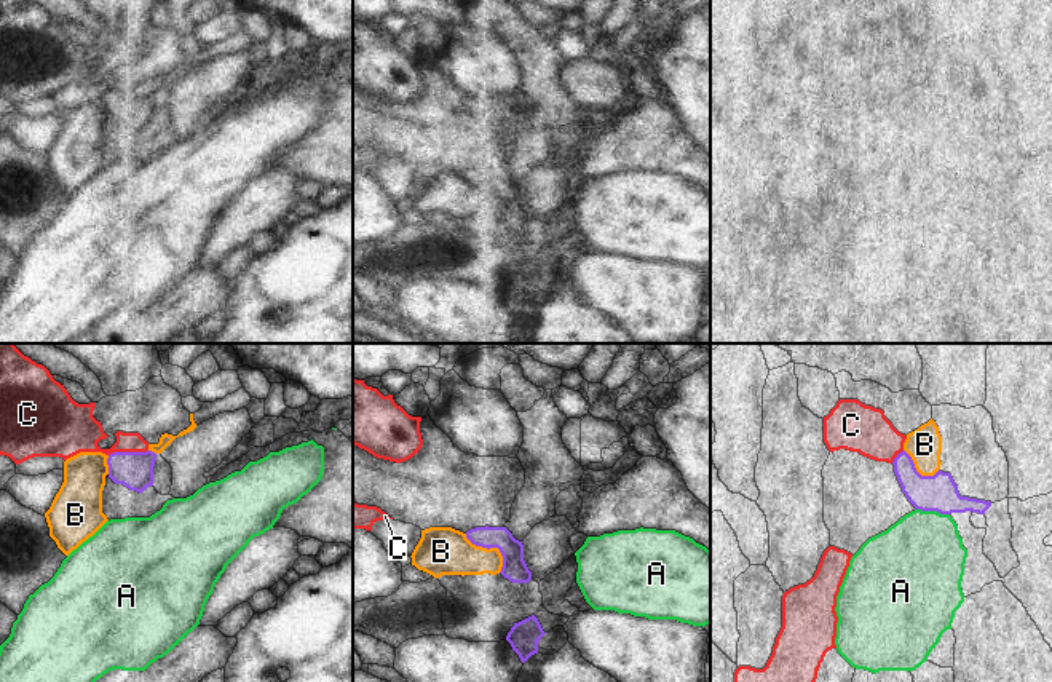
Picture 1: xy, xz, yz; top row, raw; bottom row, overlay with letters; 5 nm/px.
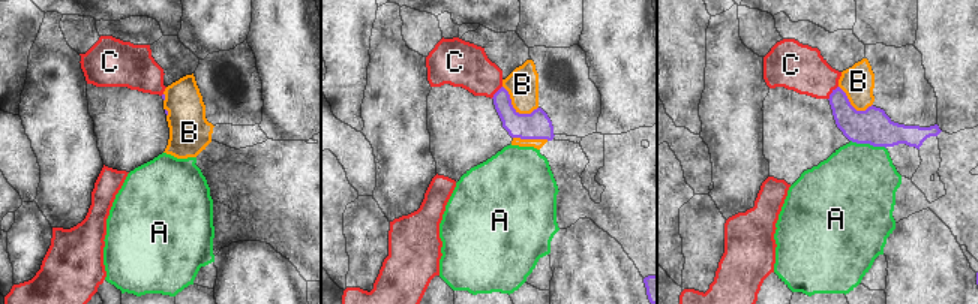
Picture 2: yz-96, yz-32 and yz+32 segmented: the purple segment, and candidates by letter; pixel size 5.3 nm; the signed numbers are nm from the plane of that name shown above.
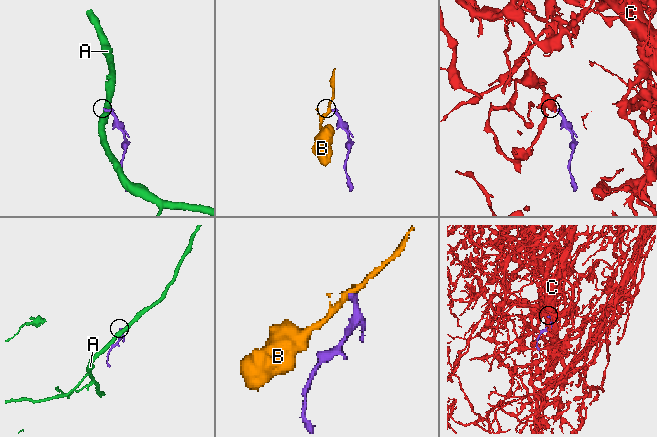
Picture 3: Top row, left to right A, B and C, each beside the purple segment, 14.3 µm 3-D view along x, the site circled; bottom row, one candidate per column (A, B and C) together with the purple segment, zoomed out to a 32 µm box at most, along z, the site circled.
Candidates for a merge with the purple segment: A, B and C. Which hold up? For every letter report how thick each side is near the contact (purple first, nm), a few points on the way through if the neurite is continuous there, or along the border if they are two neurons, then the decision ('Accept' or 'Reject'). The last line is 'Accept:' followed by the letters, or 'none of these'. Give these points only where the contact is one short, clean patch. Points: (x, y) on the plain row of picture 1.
A: Thickness 190 nm (purple) against 440 nm. Boundary: yz (917, 150), (949, 157). Reject
B: Thickness 120 nm (purple) against 240 nm. Reject
C: Thickness 190 nm (purple) against 180 nm. Path across: xy (134, 112), (128, 95), (101, 93), (83, 74). Accept
Accept: C.

